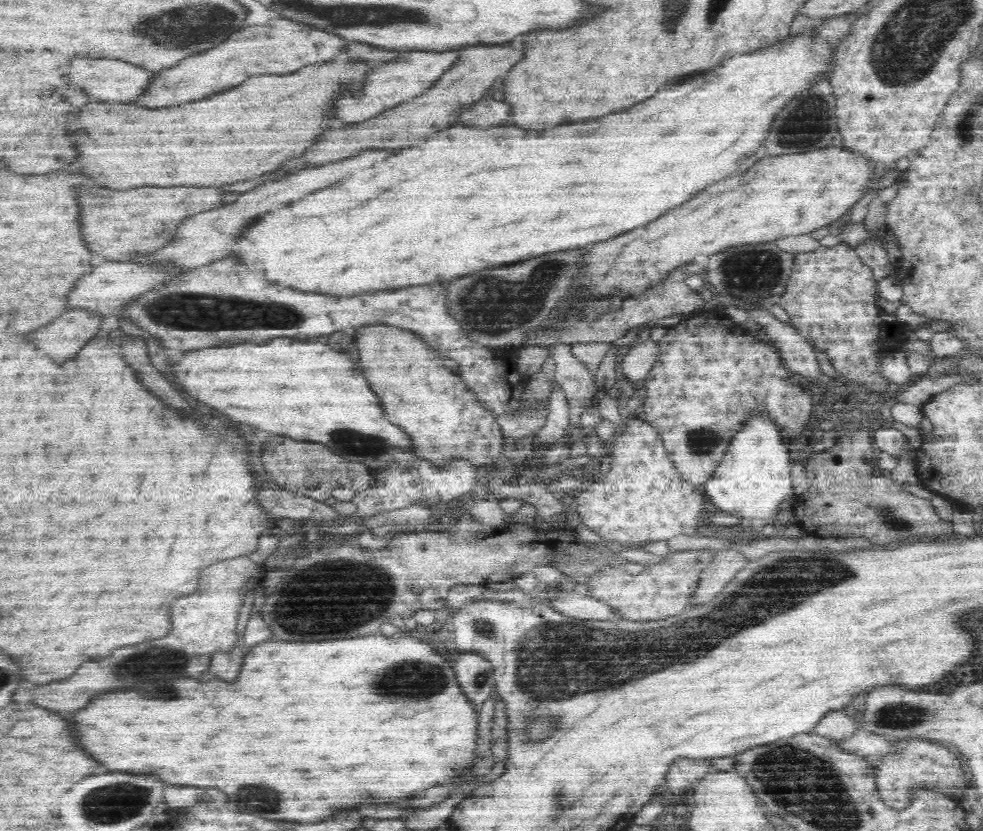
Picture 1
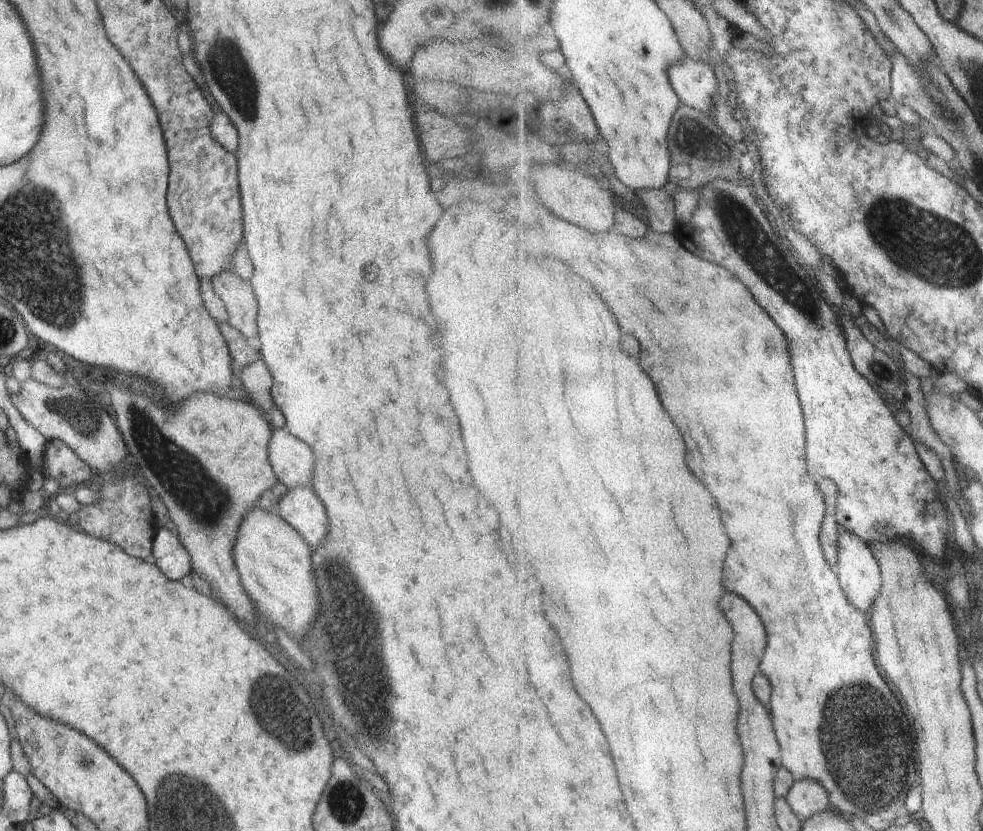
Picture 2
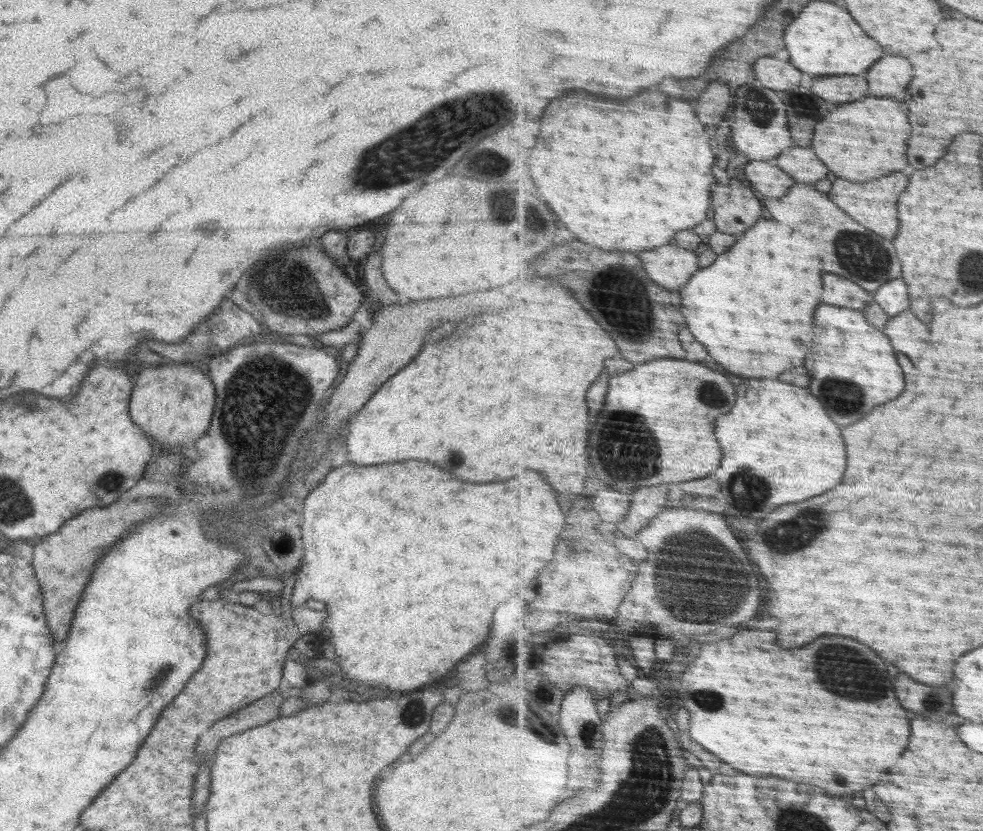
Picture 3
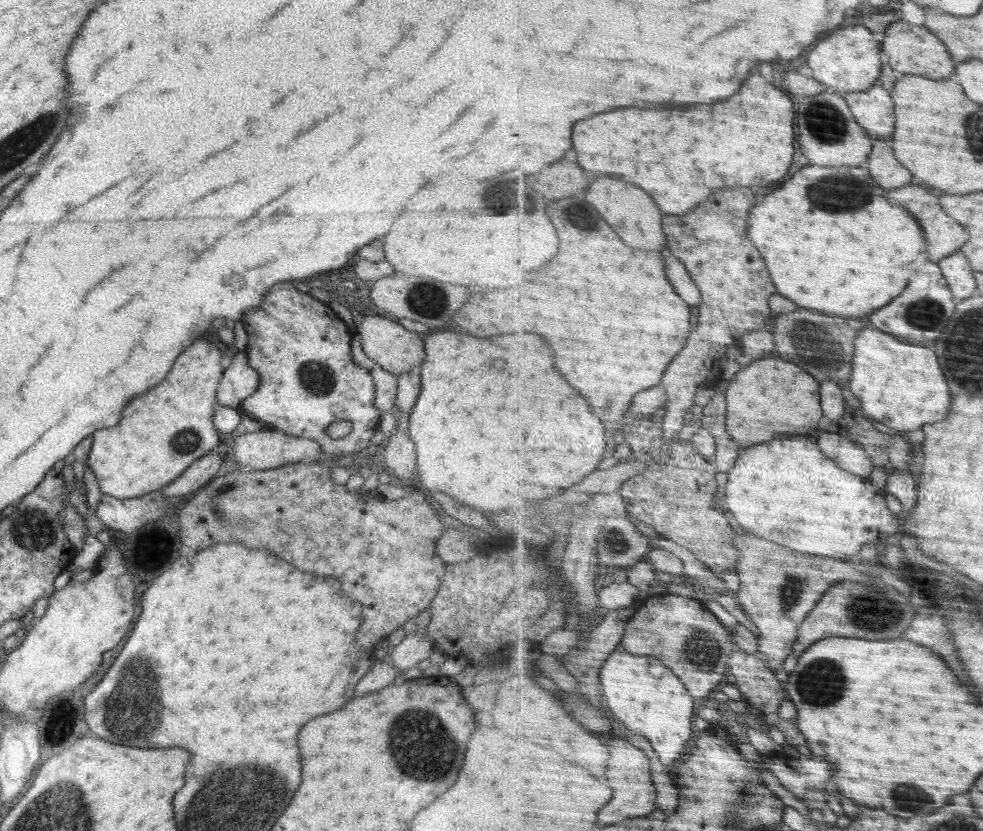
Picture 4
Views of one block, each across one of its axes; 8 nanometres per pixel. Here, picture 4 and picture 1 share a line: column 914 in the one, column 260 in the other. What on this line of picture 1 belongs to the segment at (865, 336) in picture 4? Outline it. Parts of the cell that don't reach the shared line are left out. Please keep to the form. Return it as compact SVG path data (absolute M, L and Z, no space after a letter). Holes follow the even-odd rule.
M279 337L274 338L274 340L270 340L270 342L264 342L264 344L238 342L238 344L232 344L232 346L186 350L186 352L182 354L182 358L170 366L170 380L172 380L172 382L176 382L176 384L178 384L178 386L180 386L180 388L182 388L182 390L190 396L190 398L194 398L196 402L202 402L202 404L206 404L206 406L214 408L220 416L224 416L224 418L228 418L228 420L232 420L232 422L236 422L236 424L244 424L244 426L248 426L248 428L252 428L252 430L266 430L266 432L272 432L276 435L284 435L293 438L294 440L322 443L329 449L334 450L336 454L339 454L348 460L353 460L354 462L362 462L362 464L371 466L371 468L376 468L376 466L386 464L386 462L410 464L410 466L403 466L408 469L412 469L416 466L416 468L418 468L418 475L422 476L424 480L428 480L426 484L430 484L430 487L436 489L436 492L438 492L441 496L443 502L455 503L457 497L468 492L481 490L481 487L476 481L476 467L470 465L468 461L454 461L453 463L450 463L448 468L444 468L444 470L440 472L440 470L434 470L430 464L426 464L426 462L418 462L414 456L410 456L410 452L408 452L408 436L406 436L400 428L390 426L390 424L384 420L382 410L380 410L380 406L378 406L378 402L376 402L376 396L370 392L370 388L368 388L368 384L366 384L364 376L358 372L358 366L356 366L356 376L354 376L354 372L352 372L352 362L350 362L350 358L348 358L348 356L351 355L332 350L332 348L330 348L323 340L296 340L296 338L292 338L292 340L290 340L290 338Z

